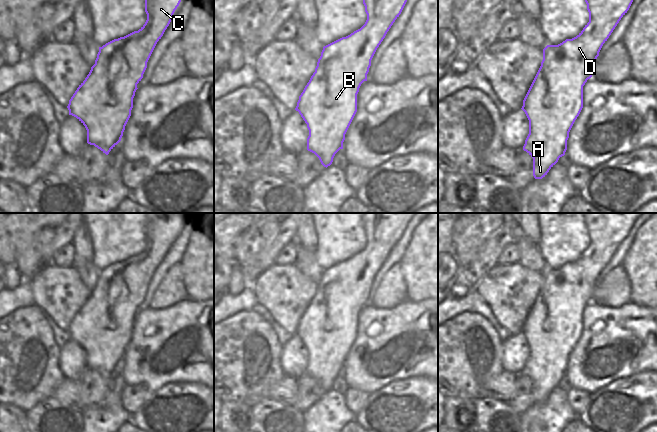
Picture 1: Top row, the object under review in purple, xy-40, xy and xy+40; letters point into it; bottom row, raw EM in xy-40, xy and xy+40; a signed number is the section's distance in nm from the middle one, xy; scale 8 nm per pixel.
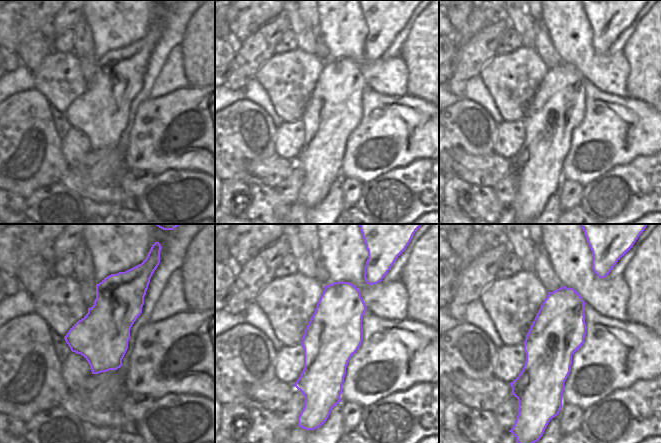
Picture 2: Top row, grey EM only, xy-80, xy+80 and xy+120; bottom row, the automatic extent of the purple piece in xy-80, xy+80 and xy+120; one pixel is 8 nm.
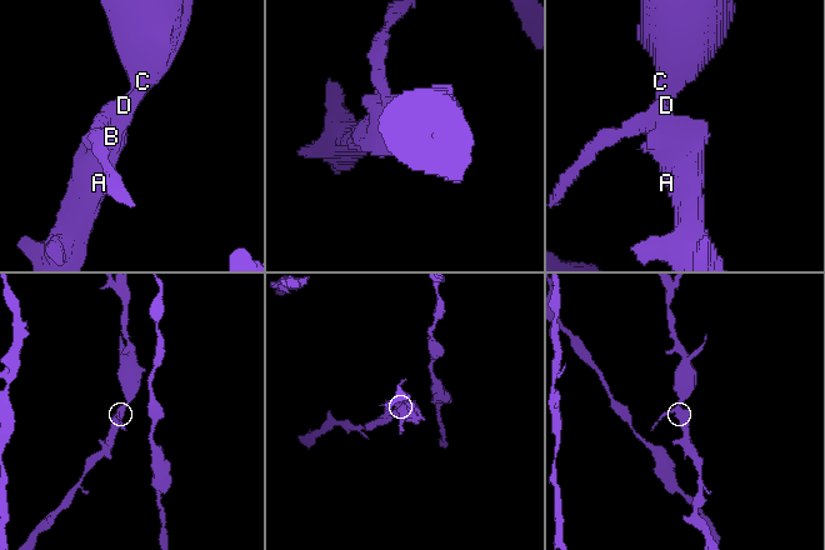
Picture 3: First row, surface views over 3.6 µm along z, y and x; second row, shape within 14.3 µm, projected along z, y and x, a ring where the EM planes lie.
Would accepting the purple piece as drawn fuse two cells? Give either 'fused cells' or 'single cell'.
single cell

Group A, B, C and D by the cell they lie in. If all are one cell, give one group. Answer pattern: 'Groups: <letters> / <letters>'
Groups: A B C D

